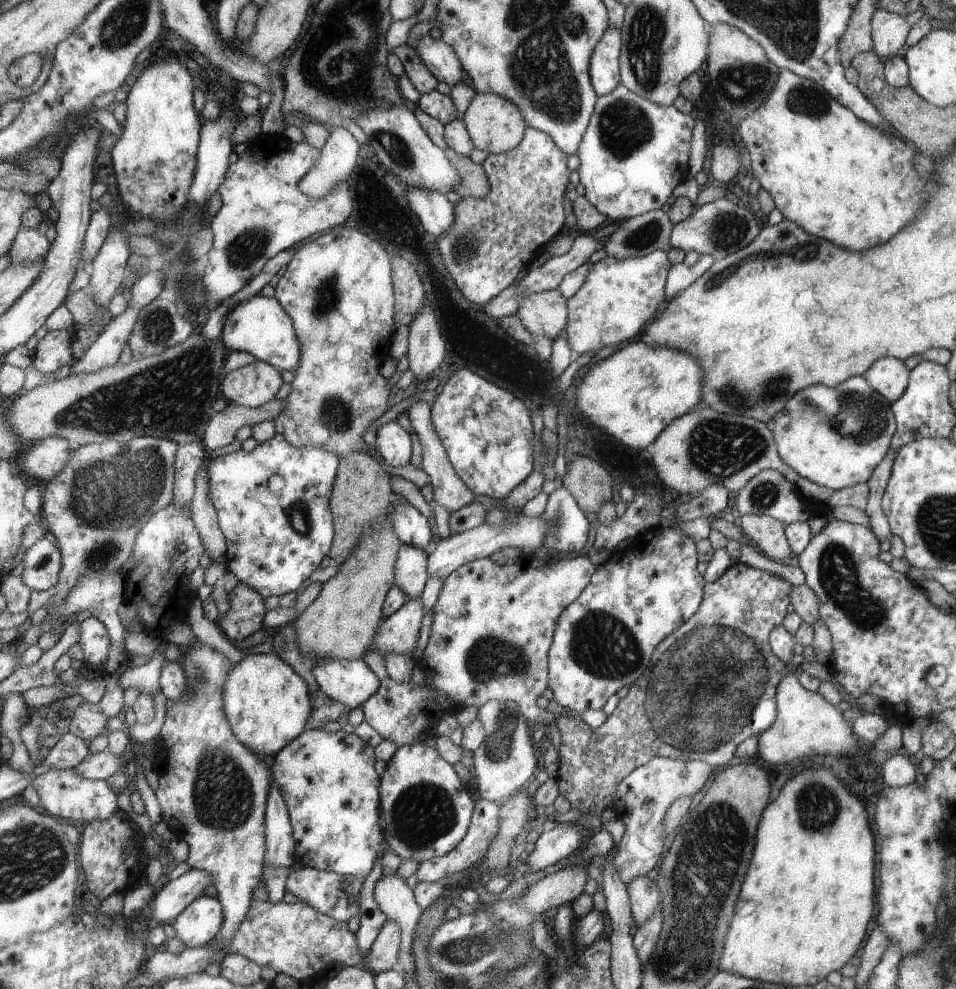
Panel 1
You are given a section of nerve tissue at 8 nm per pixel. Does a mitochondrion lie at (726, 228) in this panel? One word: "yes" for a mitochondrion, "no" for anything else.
yes

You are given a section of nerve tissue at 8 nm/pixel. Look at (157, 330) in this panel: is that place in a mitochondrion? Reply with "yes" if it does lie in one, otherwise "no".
yes

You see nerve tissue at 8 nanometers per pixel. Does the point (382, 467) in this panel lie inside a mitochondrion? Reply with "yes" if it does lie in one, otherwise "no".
no

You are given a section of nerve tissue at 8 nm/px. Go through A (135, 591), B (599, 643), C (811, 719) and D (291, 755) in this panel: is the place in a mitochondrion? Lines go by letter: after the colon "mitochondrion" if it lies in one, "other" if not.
A: other
B: mitochondrion
C: other
D: other

